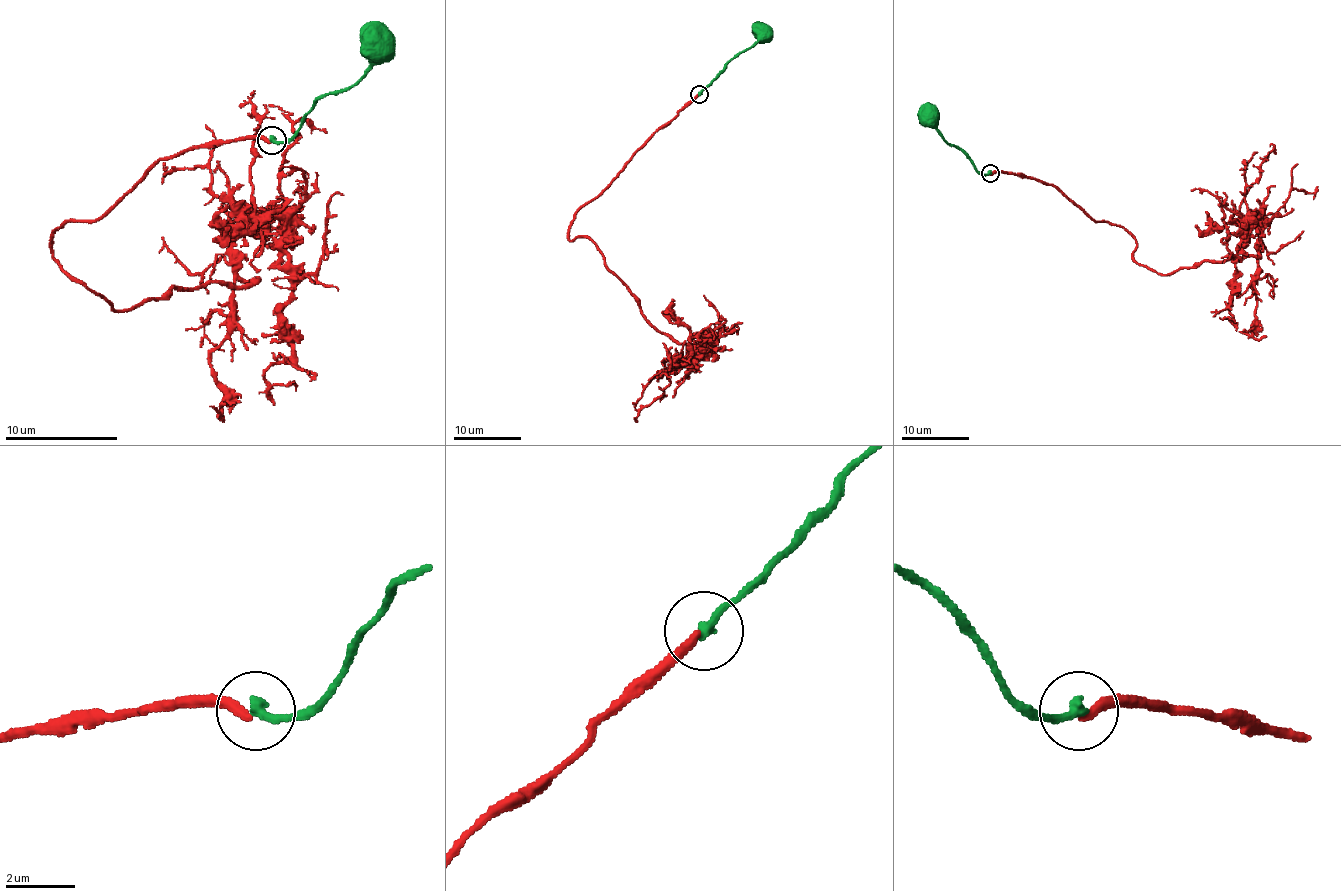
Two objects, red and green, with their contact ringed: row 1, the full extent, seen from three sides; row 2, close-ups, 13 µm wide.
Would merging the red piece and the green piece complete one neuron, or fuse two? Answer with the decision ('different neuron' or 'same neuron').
different neuron

